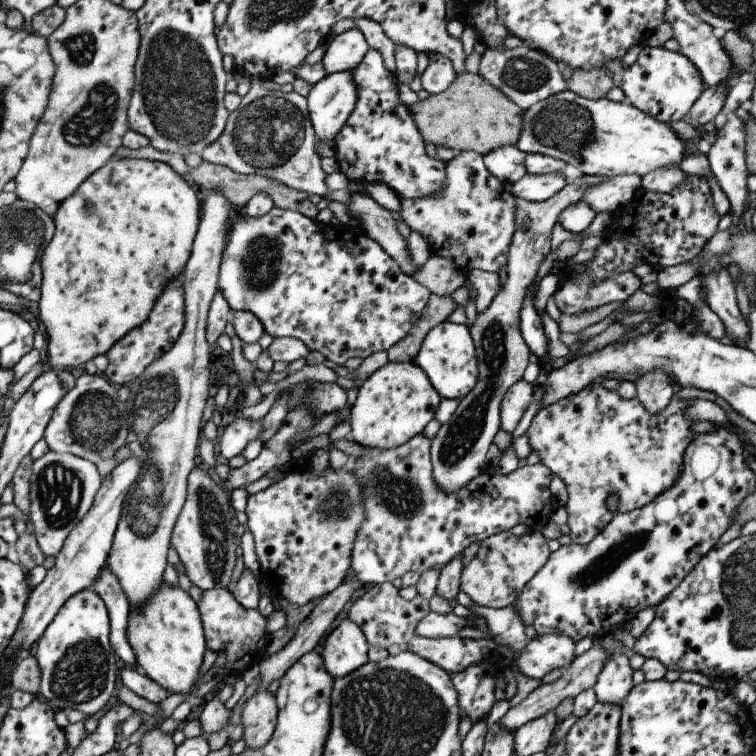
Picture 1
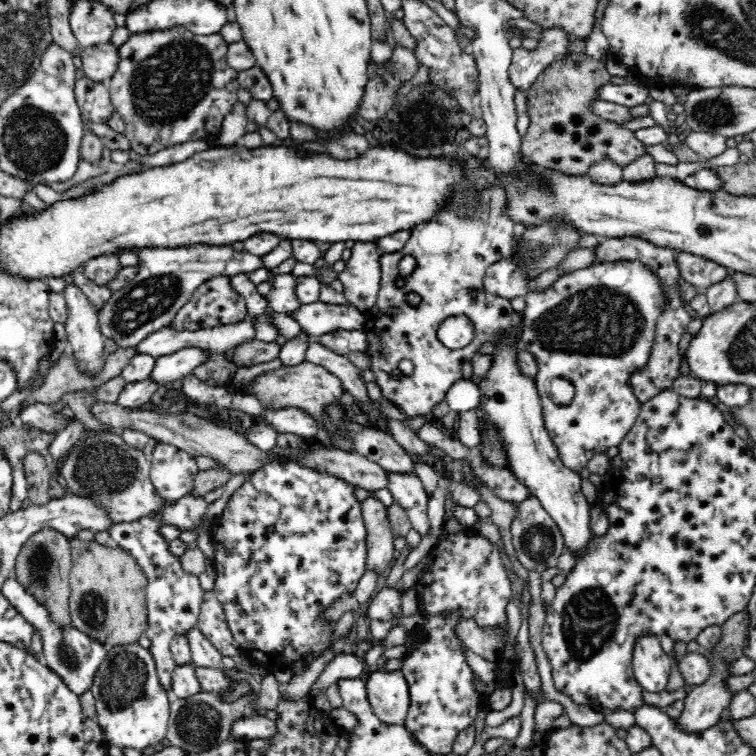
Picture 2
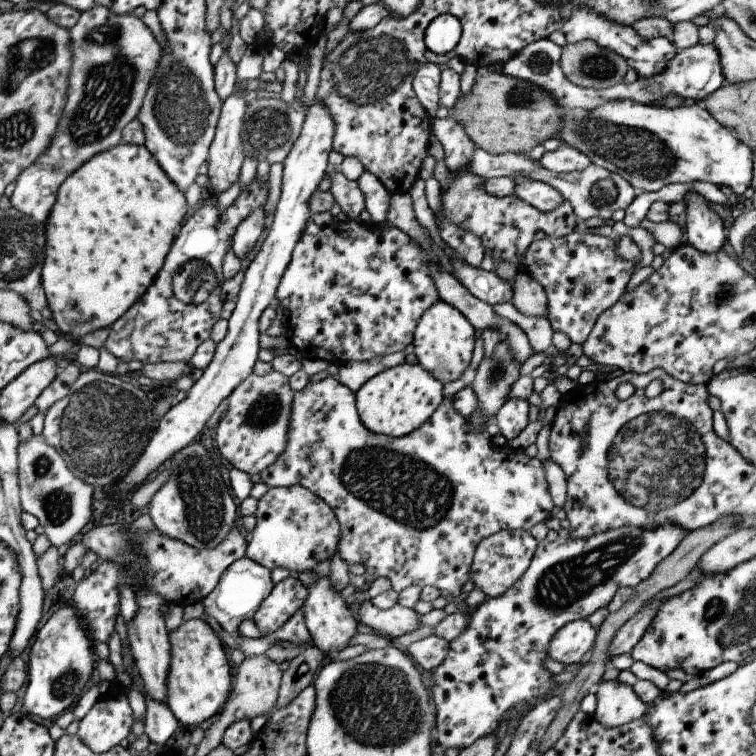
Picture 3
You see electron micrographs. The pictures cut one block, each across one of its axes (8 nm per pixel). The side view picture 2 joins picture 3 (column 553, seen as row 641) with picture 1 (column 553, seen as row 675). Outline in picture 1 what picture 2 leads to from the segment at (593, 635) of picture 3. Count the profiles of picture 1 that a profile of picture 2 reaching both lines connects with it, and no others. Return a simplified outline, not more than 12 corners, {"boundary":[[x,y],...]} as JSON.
{"boundary":[[564,634],[533,638],[515,654],[515,666],[541,679],[575,658],[576,642]]}

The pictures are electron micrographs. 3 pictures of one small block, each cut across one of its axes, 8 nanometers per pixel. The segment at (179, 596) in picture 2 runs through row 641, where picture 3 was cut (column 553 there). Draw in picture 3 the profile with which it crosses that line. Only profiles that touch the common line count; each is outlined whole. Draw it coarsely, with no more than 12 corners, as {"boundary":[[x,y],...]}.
{"boundary":[[564,143],[543,154],[546,170],[570,173],[591,164],[586,154]]}

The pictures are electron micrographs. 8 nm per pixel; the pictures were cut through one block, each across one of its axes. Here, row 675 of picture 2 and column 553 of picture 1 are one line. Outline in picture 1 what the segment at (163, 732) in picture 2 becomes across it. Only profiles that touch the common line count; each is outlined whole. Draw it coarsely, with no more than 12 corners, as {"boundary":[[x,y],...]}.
{"boundary":[[568,88],[524,110],[522,152],[588,176],[688,163],[670,124]]}

